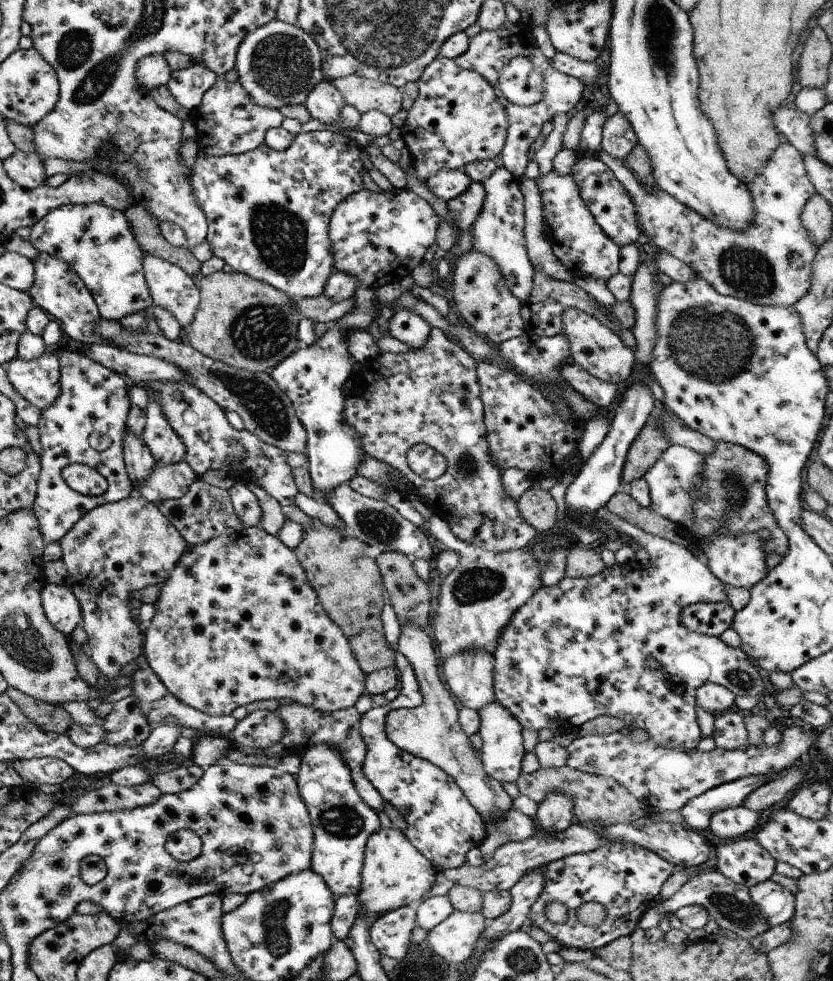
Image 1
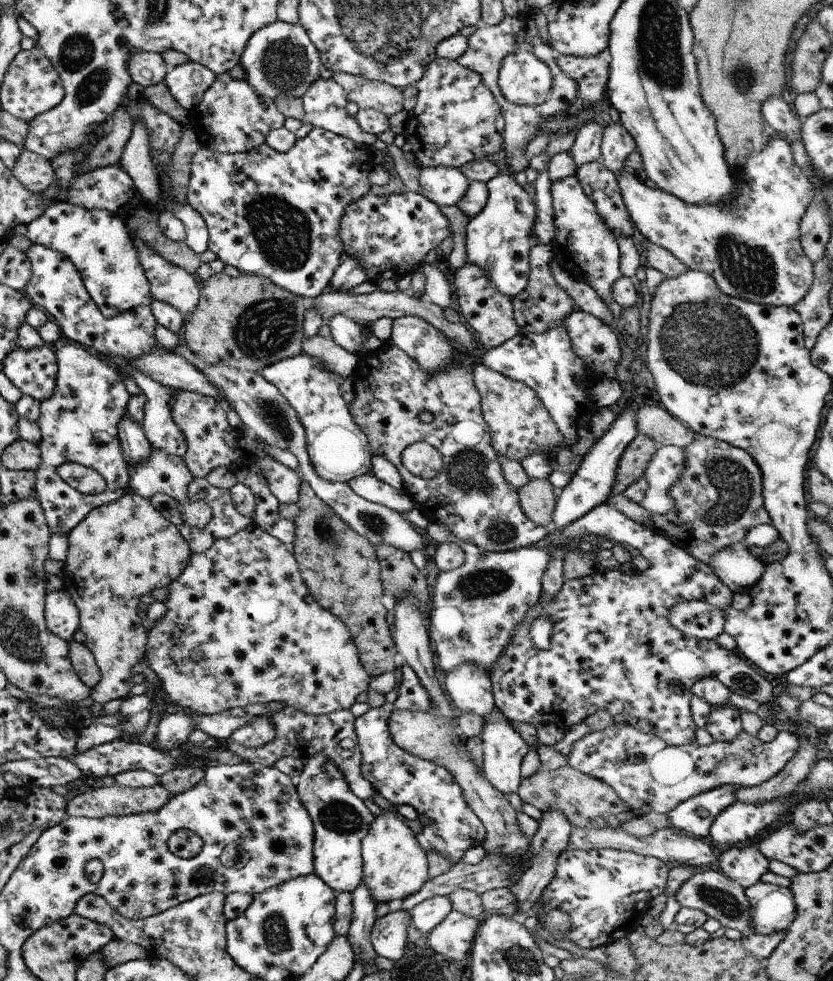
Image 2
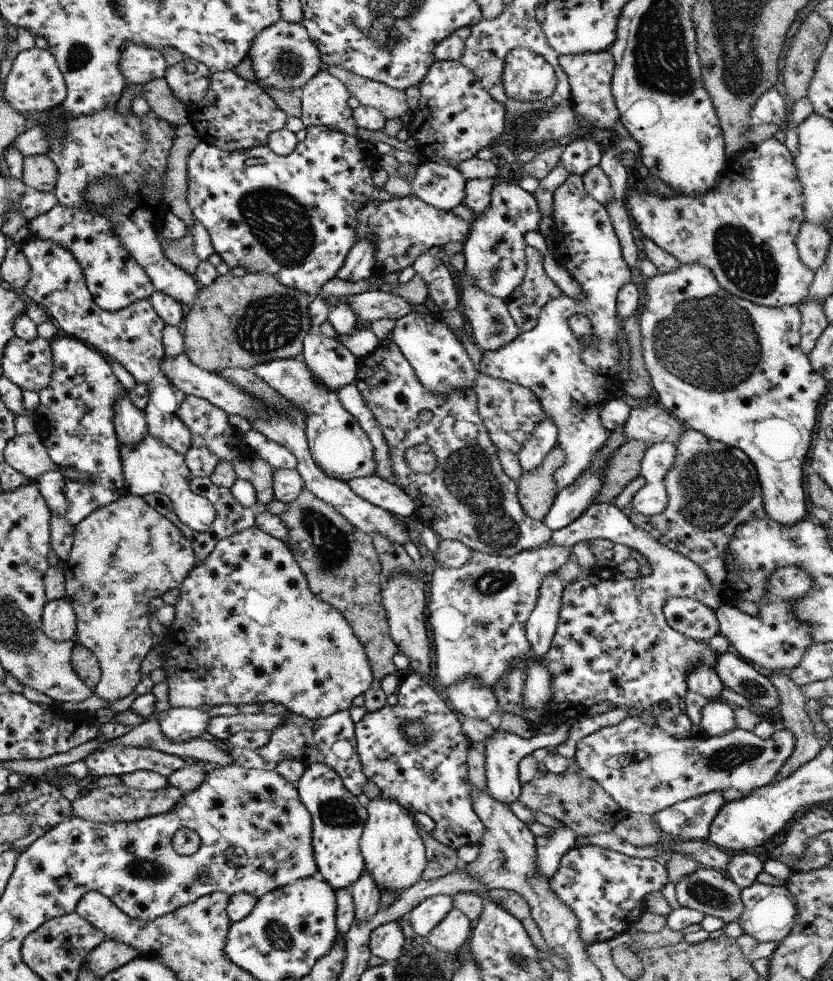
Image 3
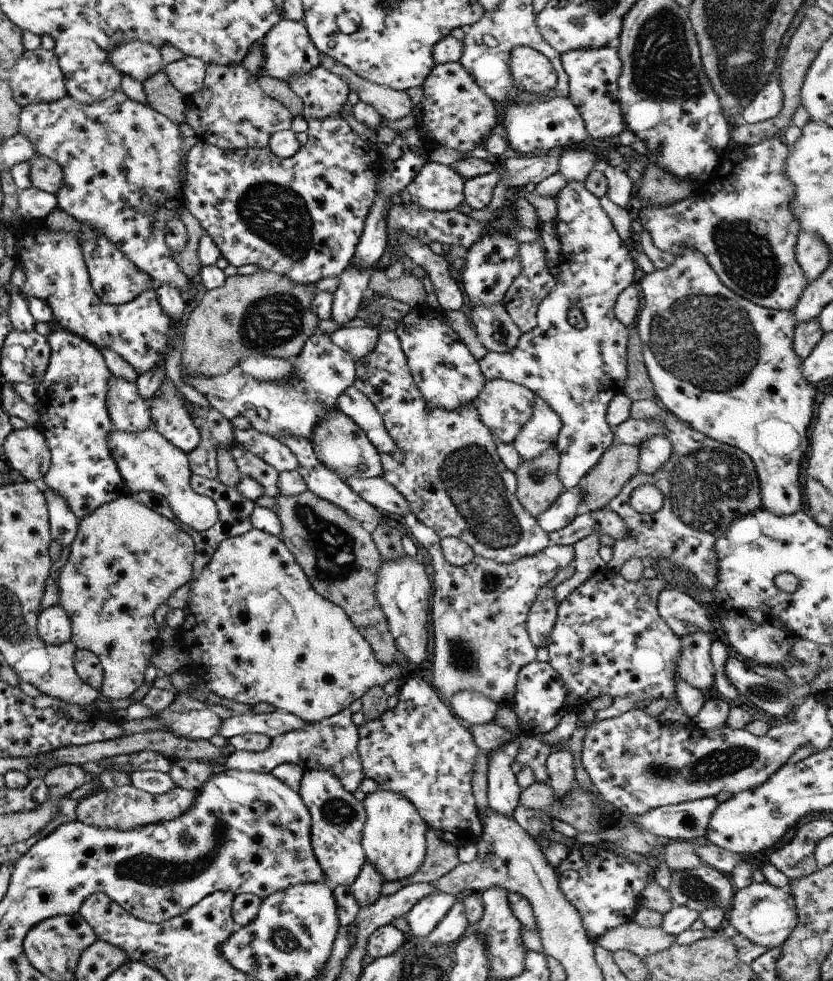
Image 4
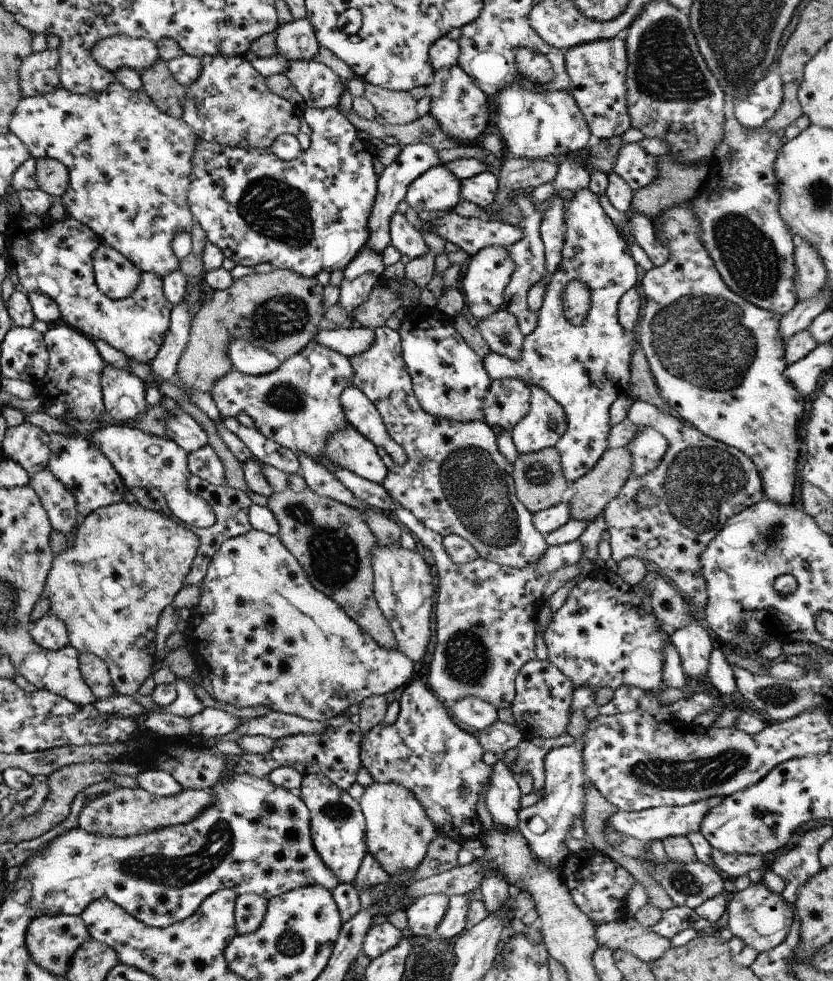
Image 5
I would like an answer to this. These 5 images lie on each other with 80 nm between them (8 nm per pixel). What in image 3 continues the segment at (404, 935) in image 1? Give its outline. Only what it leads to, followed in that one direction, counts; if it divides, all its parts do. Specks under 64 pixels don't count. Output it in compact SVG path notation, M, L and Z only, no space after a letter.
M397 921L376 926L368 936L370 953L385 963L395 962L403 952L404 938Z

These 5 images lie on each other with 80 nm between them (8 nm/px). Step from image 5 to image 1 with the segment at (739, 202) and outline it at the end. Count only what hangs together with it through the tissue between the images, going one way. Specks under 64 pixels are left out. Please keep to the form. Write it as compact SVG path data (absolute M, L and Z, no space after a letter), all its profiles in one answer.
M779 143L754 181L747 185L752 196L754 222L743 231L732 231L713 224L709 219L703 218L694 210L689 210L677 202L676 198L669 196L665 191L658 190L654 194L647 194L643 190L644 186L625 166L623 160L609 156L601 148L597 152L597 157L611 169L613 176L630 194L643 243L648 247L665 251L690 266L696 272L696 276L712 286L716 293L758 305L791 307L808 291L811 263L817 249L809 241L808 232L802 225L800 214L803 205L816 190L807 176L802 154L789 143Z

